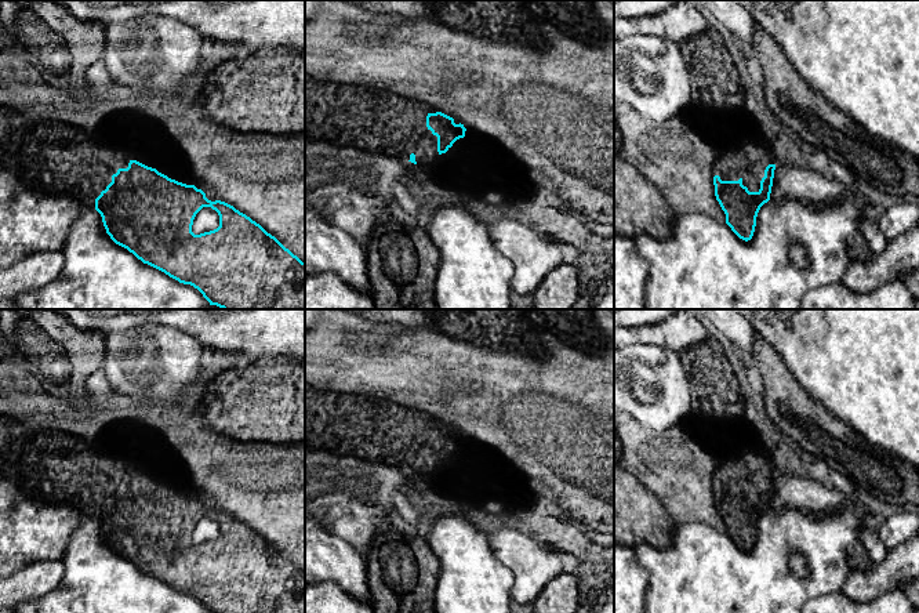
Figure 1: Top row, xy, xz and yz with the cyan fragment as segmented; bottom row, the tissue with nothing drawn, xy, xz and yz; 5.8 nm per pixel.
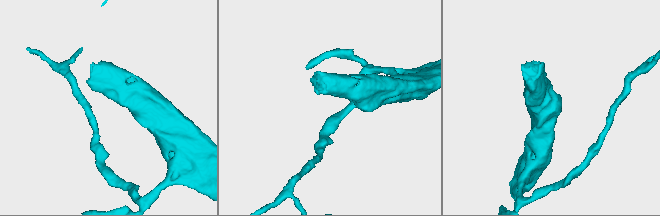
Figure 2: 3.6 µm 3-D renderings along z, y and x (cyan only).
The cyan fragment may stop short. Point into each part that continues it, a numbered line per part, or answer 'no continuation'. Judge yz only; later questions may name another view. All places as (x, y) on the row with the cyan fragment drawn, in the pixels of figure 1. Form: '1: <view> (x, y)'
1: yz (748, 162)

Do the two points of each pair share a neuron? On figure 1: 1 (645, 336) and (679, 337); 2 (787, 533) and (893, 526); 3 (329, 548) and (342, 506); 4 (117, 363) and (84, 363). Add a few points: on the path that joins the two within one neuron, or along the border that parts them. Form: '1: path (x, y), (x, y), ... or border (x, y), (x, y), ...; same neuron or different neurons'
1: path (653, 336), (671, 336); same neuron
2: border (878, 533), (878, 537), (887, 550); different neurons
3: border (319, 521), (327, 530), (351, 543), (360, 552); different neurons
4: border (102, 334), (104, 367); different neurons

